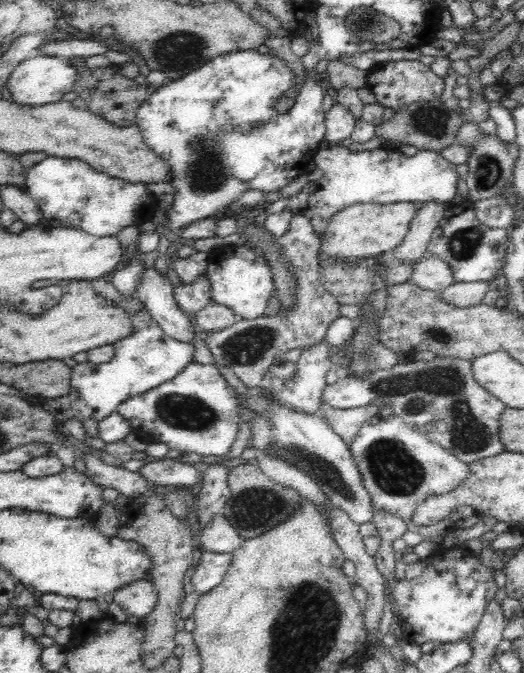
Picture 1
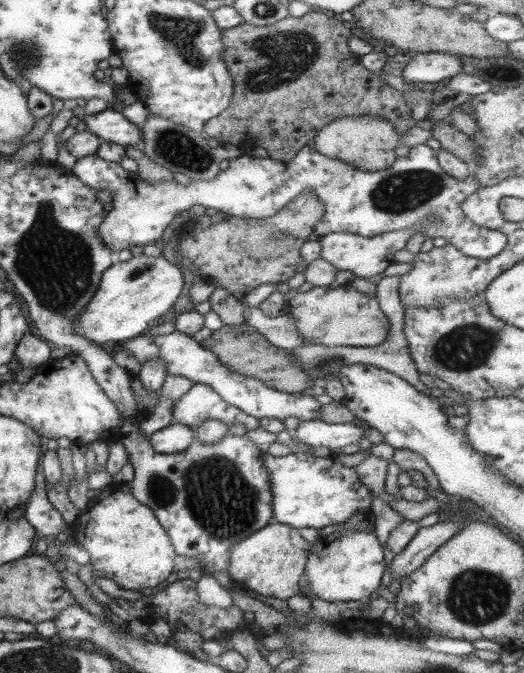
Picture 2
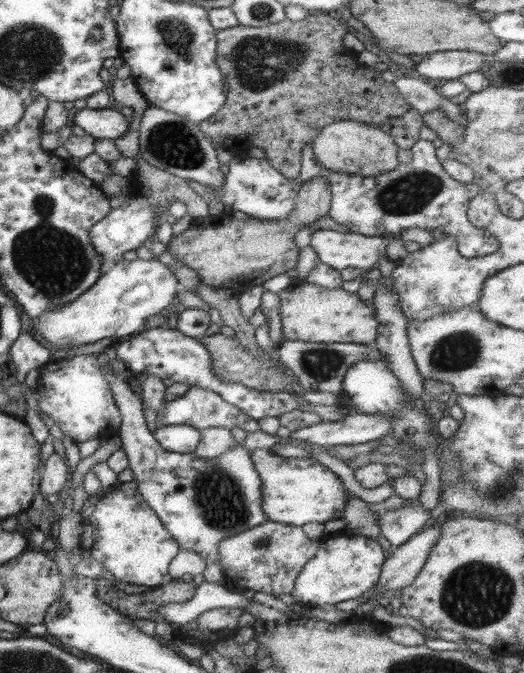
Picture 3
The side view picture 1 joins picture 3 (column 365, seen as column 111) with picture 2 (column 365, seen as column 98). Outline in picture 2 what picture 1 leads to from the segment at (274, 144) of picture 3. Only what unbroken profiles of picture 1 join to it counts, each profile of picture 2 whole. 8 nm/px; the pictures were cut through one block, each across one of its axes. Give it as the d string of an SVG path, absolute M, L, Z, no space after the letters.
M311 11L302 18L288 17L268 26L242 23L231 29L222 29L222 32L224 48L221 57L232 75L234 92L230 104L203 126L204 135L209 140L222 140L222 147L228 147L226 142L230 142L230 147L236 146L234 142L240 142L238 146L246 146L247 150L263 147L272 158L285 162L294 158L304 146L312 144L321 127L336 118L371 114L389 120L402 145L402 136L416 126L403 93L359 63L360 56L347 45L354 34L340 20Z

